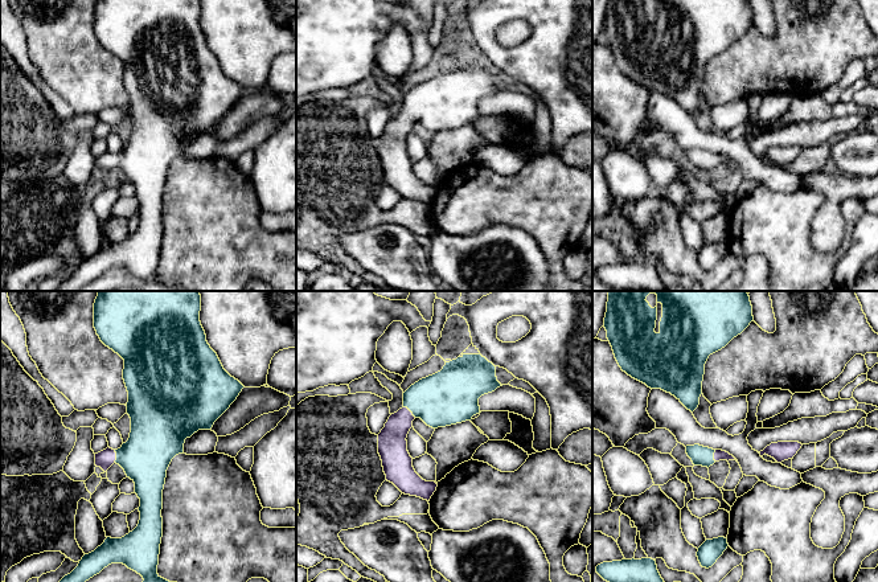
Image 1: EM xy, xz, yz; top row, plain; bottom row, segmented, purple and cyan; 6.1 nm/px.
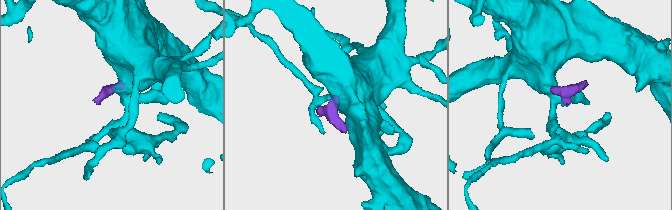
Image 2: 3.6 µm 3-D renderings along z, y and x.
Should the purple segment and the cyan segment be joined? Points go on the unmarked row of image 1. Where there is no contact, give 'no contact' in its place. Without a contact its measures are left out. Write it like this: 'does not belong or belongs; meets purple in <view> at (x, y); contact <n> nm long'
belongs; meets purple in xz at (410, 115); contact 100 nm long

